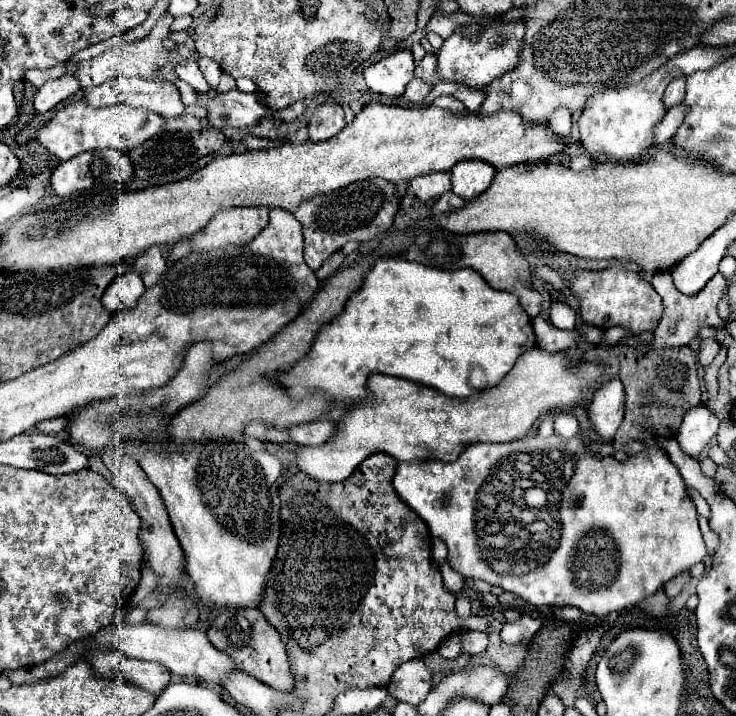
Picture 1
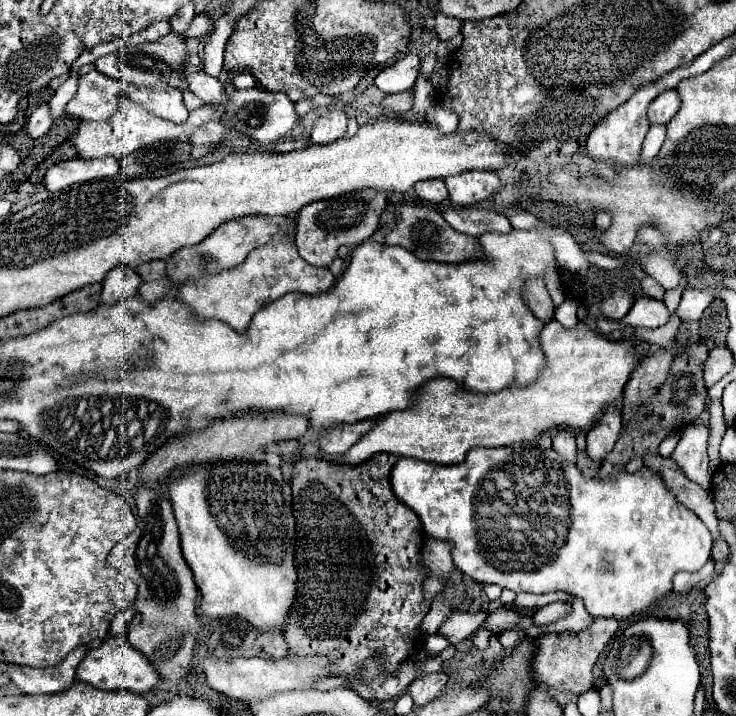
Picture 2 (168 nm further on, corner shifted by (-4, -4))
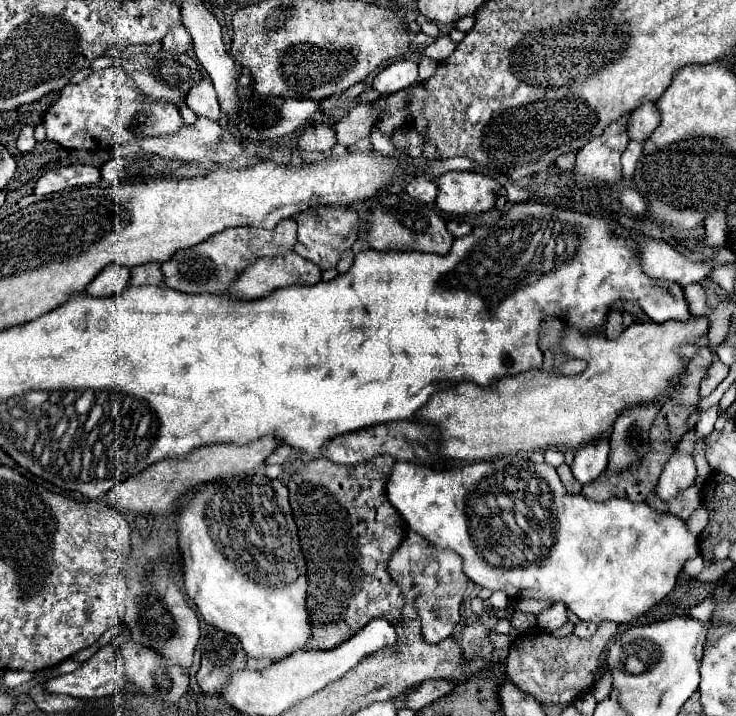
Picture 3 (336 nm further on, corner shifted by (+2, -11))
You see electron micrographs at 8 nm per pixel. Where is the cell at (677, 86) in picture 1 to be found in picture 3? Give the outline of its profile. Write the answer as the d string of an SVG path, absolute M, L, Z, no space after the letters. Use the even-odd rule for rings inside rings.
M645 103L645 105L641 105L639 109L635 109L635 111L629 115L627 131L629 131L629 137L631 137L631 139L645 141L645 139L655 131L657 125L659 125L657 105L655 105L655 103Z

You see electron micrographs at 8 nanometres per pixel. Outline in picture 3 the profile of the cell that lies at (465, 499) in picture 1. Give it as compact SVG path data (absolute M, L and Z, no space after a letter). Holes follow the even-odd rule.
M507 455L493 461L475 461L465 463L461 467L449 467L449 469L431 469L415 463L395 463L391 477L387 481L387 497L393 503L393 507L399 511L399 515L405 519L411 531L419 533L423 539L427 539L431 545L439 549L451 549L461 555L463 559L463 573L477 583L479 587L487 587L491 591L505 591L513 599L543 599L543 601L563 601L581 621L615 621L615 623L629 623L631 619L647 613L651 607L661 603L675 587L677 575L683 569L683 563L699 553L699 539L687 531L687 525L670 513L657 513L647 503L633 503L629 499L611 497L605 503L595 503L585 499L583 495L571 495L565 491L565 487L559 481L559 475L555 469L547 463L535 465L527 457L521 455ZM529 467L535 467L535 475L529 475Z

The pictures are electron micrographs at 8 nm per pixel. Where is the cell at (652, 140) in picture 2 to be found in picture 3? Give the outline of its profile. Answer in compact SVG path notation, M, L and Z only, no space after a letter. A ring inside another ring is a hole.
M631 141L629 147L623 151L623 155L621 155L621 165L623 165L623 177L625 177L625 179L629 179L629 177L633 175L641 151L643 151L643 143L639 143L639 141Z

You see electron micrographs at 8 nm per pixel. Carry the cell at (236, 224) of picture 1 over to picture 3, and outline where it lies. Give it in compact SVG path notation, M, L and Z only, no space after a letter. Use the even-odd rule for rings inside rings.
M283 219L275 229L253 229L253 227L235 227L235 229L225 229L225 231L221 231L221 233L217 233L217 235L213 235L213 237L209 237L207 241L203 241L203 243L199 243L199 245L195 245L195 247L187 247L187 249L181 249L181 251L177 251L169 261L165 261L165 263L161 263L161 271L163 271L163 277L165 277L165 285L167 287L171 287L171 289L177 289L177 291L183 291L183 293L203 293L203 291L207 291L207 293L223 293L243 271L245 271L245 267L249 267L251 263L255 263L257 259L261 259L261 257L257 257L257 255L265 255L265 257L275 257L275 255L285 255L285 253L289 253L289 251L293 251L293 245L297 243L297 223L293 221L293 219Z

